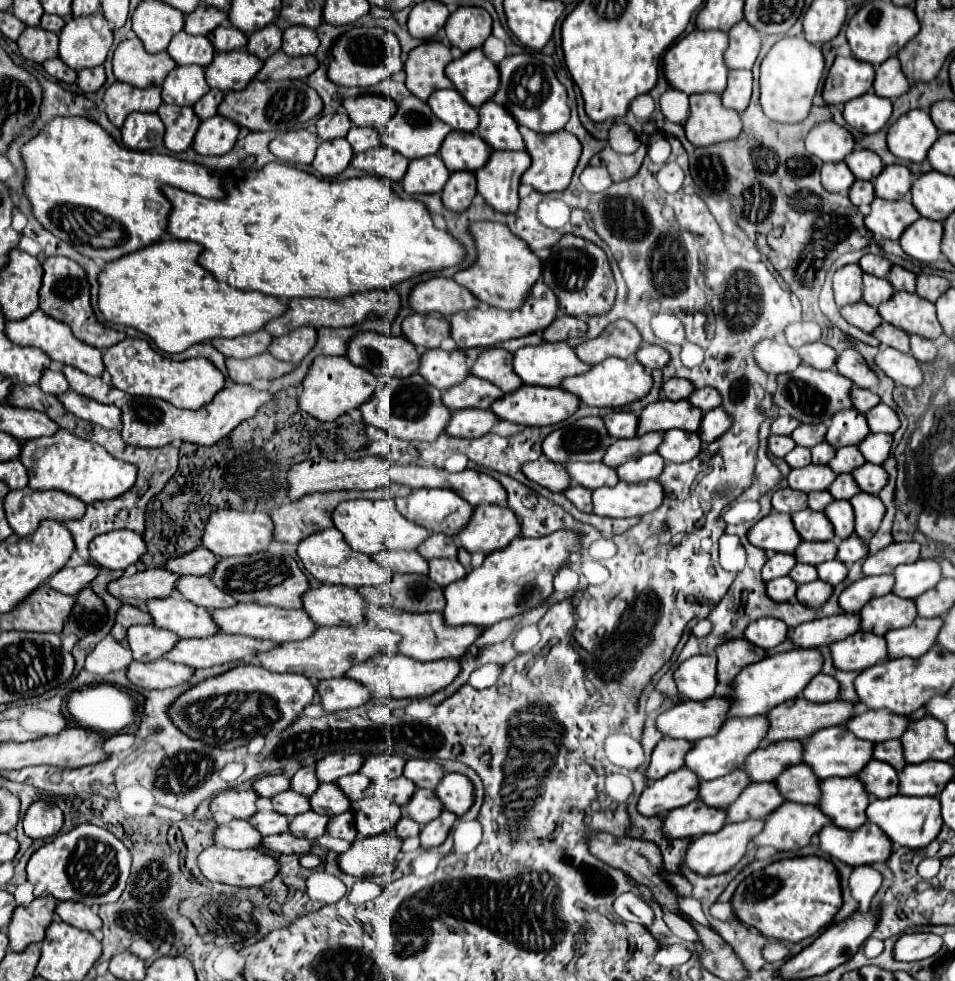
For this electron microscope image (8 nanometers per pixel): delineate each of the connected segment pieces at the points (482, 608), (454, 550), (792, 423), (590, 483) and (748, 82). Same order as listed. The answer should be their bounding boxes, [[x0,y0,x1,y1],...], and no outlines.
[[444,529,582,629],[418,535,458,559],[772,415,800,435],[566,463,620,489],[722,71,752,113]]

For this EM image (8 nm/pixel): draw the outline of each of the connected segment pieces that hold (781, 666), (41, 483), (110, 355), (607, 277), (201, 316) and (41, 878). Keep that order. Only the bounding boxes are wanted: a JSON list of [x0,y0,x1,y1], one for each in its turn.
[[730,649,822,717],[20,429,136,503],[104,337,224,409],[542,235,616,317],[98,239,288,355],[28,823,132,907]]

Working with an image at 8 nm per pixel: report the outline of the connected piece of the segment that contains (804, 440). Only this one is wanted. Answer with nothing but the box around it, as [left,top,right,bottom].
[792,423,826,449]

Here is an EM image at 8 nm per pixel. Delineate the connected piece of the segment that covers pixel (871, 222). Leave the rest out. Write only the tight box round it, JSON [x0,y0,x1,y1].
[864,197,920,239]

